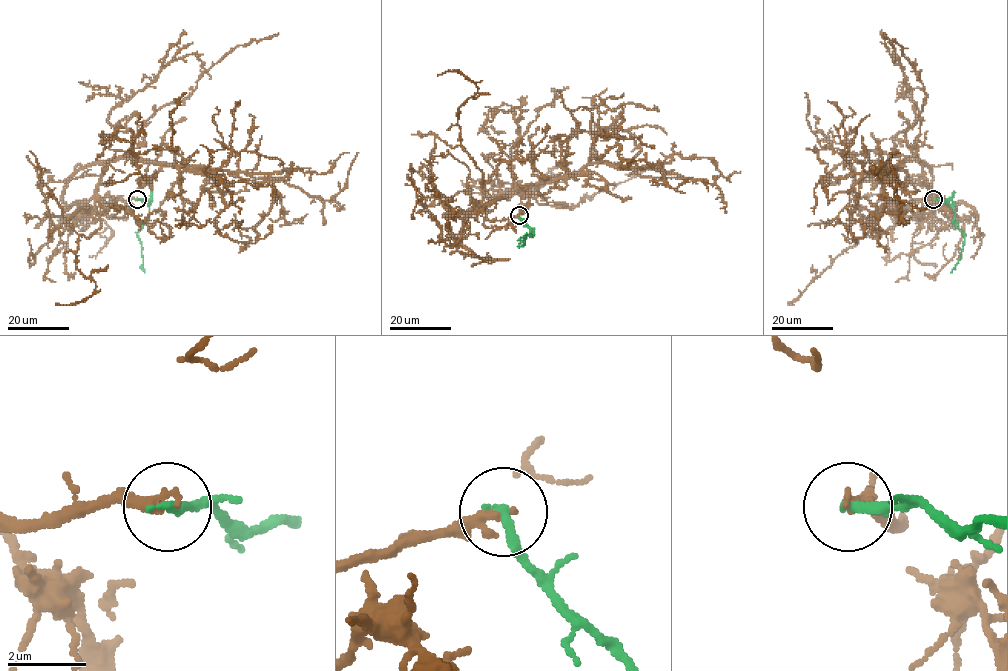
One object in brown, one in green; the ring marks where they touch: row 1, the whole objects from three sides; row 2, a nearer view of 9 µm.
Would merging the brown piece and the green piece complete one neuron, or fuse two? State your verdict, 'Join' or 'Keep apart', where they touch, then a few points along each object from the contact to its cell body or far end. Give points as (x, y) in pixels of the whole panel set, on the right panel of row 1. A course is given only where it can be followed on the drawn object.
Keep apart. Place: (933, 199). Course of brown: (932, 199), (938, 193), (926, 197), (924, 170), (908, 157), (881, 170), (878, 228), (825, 222). Course of green: (932, 199), (945, 200), (953, 208), (953, 223), (965, 236), (959, 260), (951, 272)

